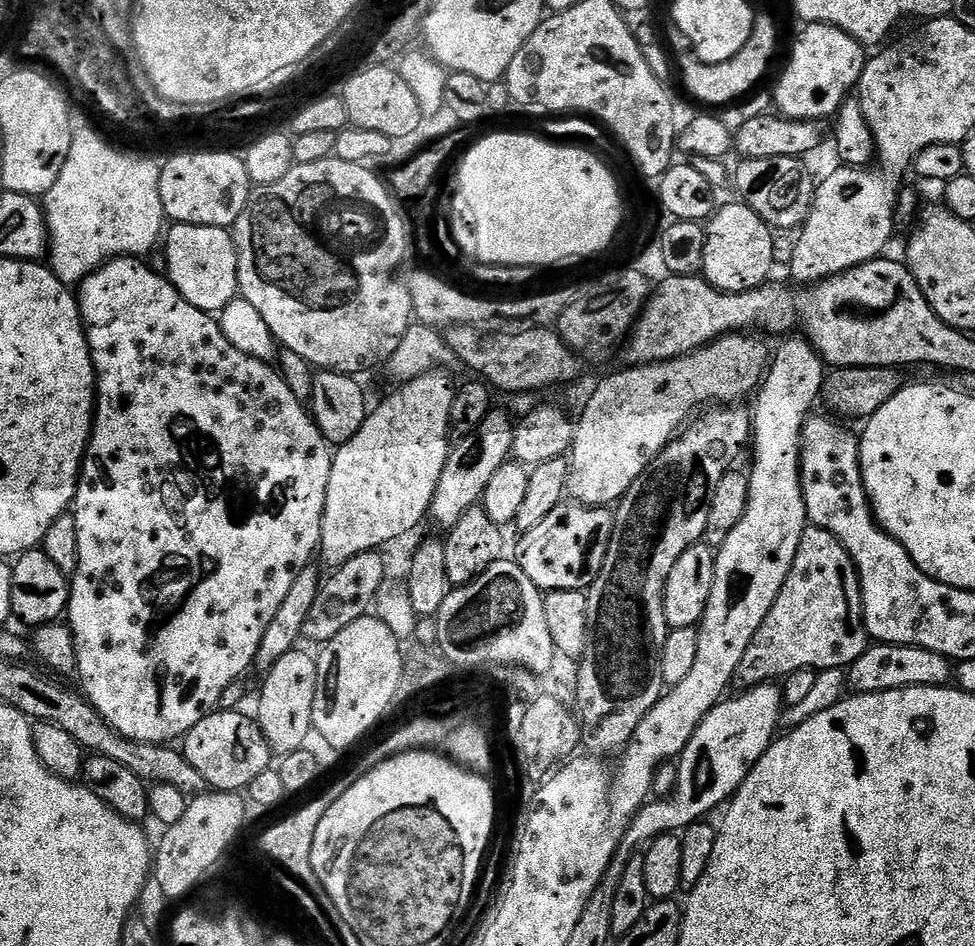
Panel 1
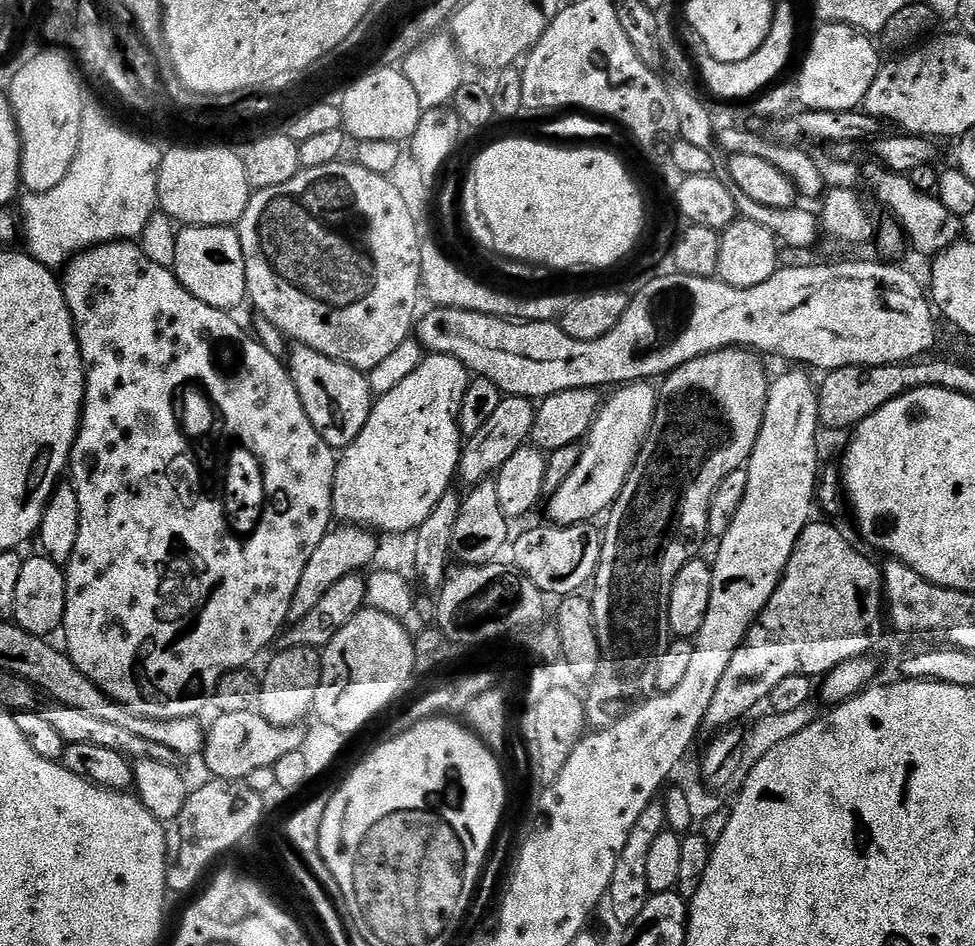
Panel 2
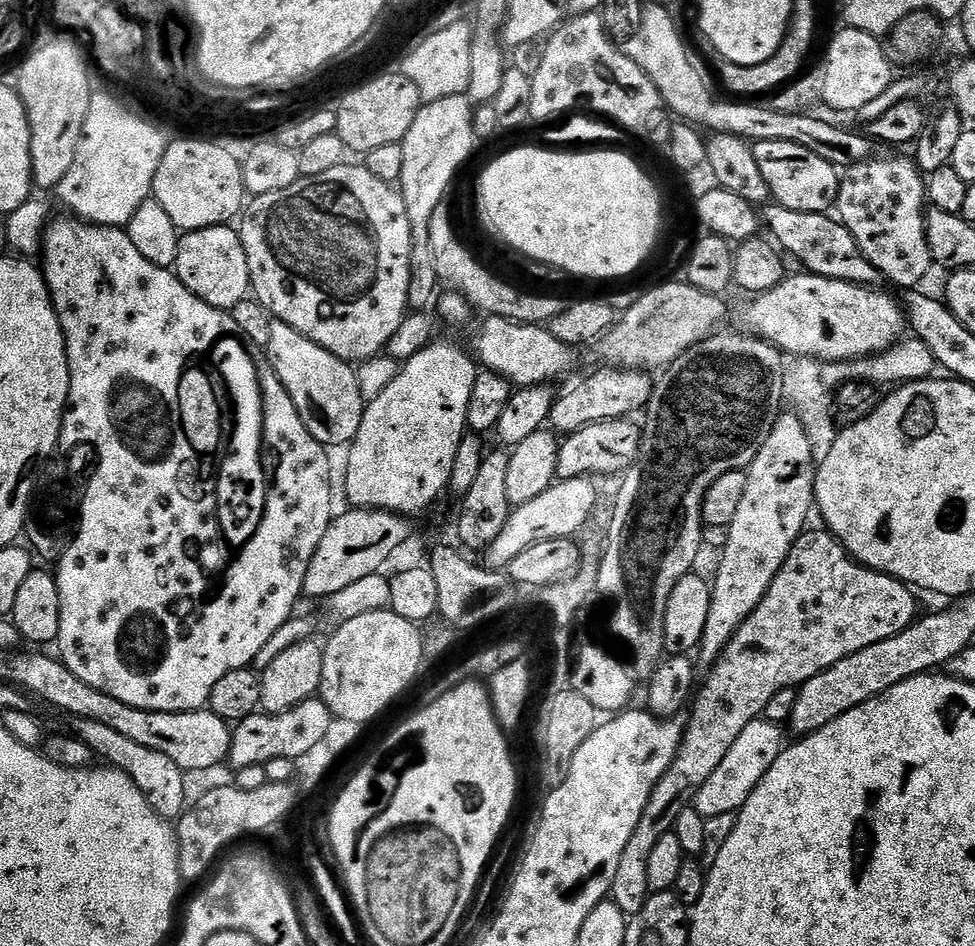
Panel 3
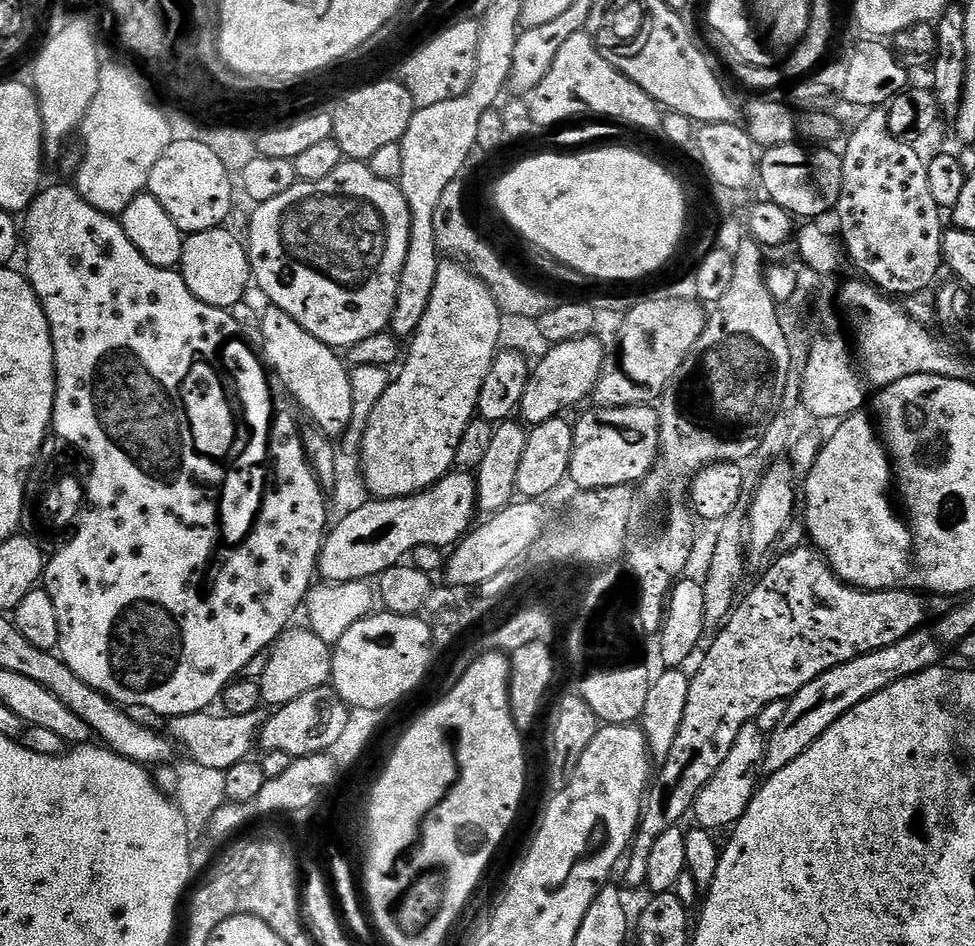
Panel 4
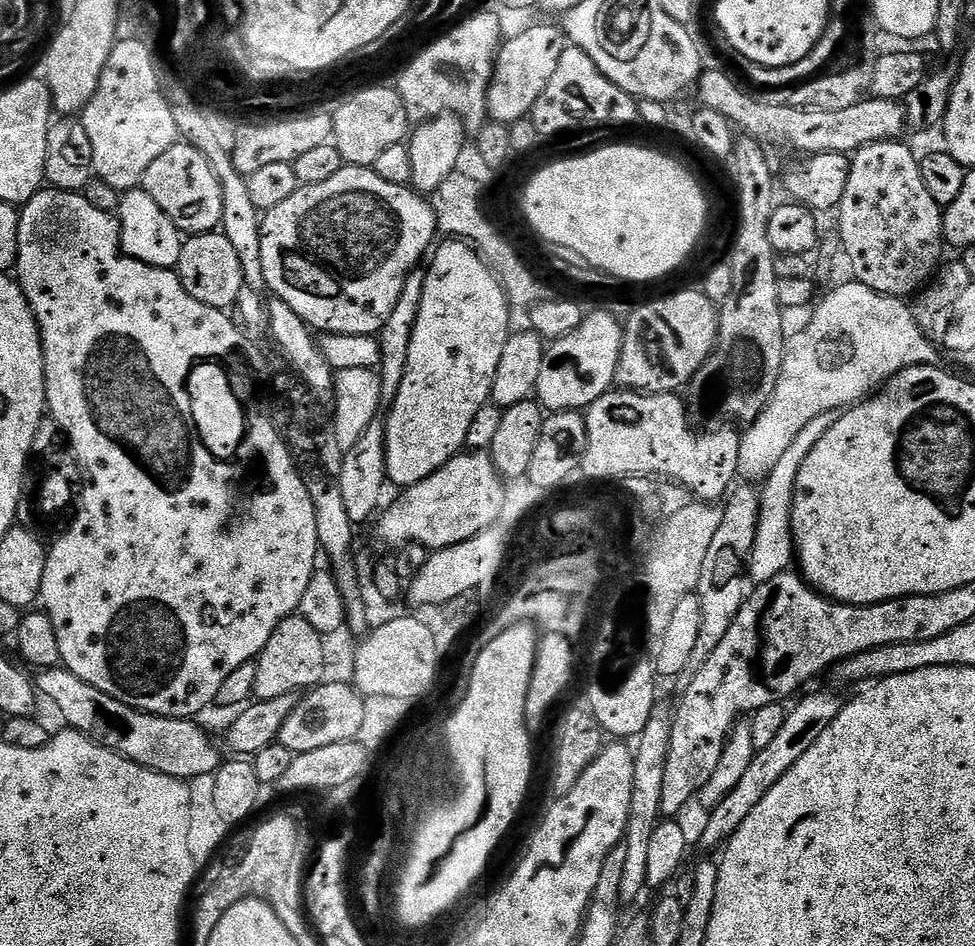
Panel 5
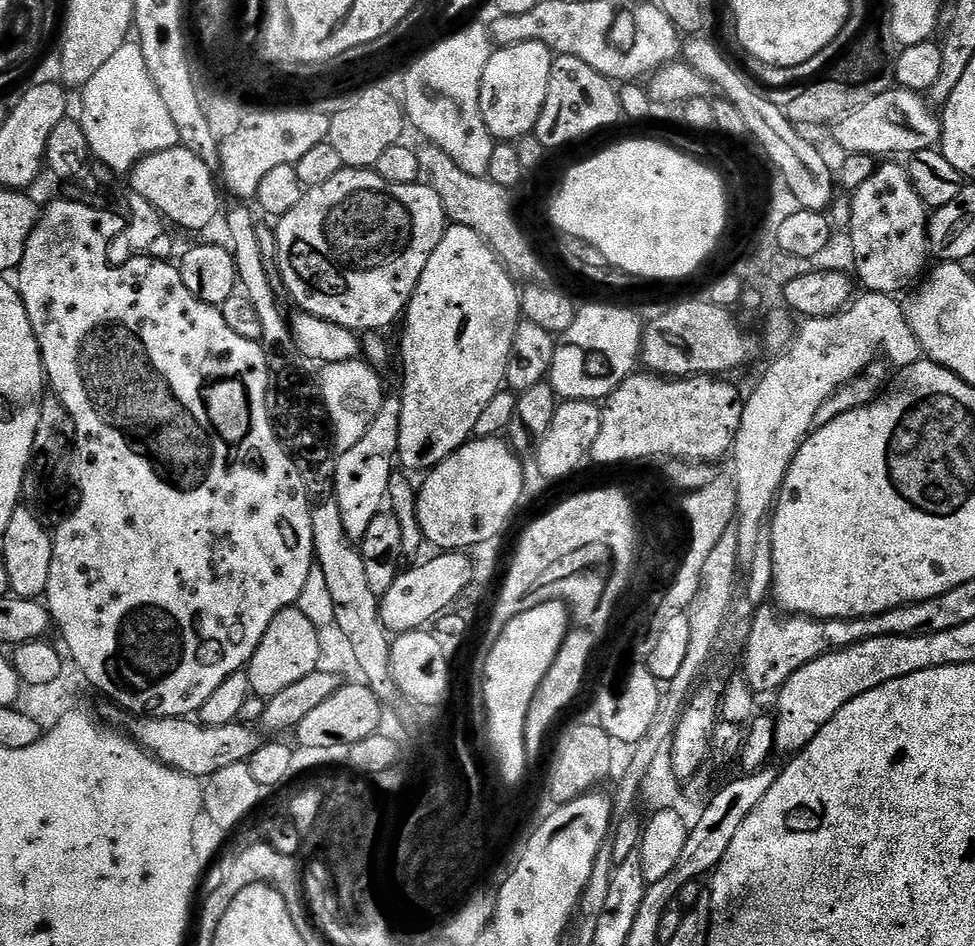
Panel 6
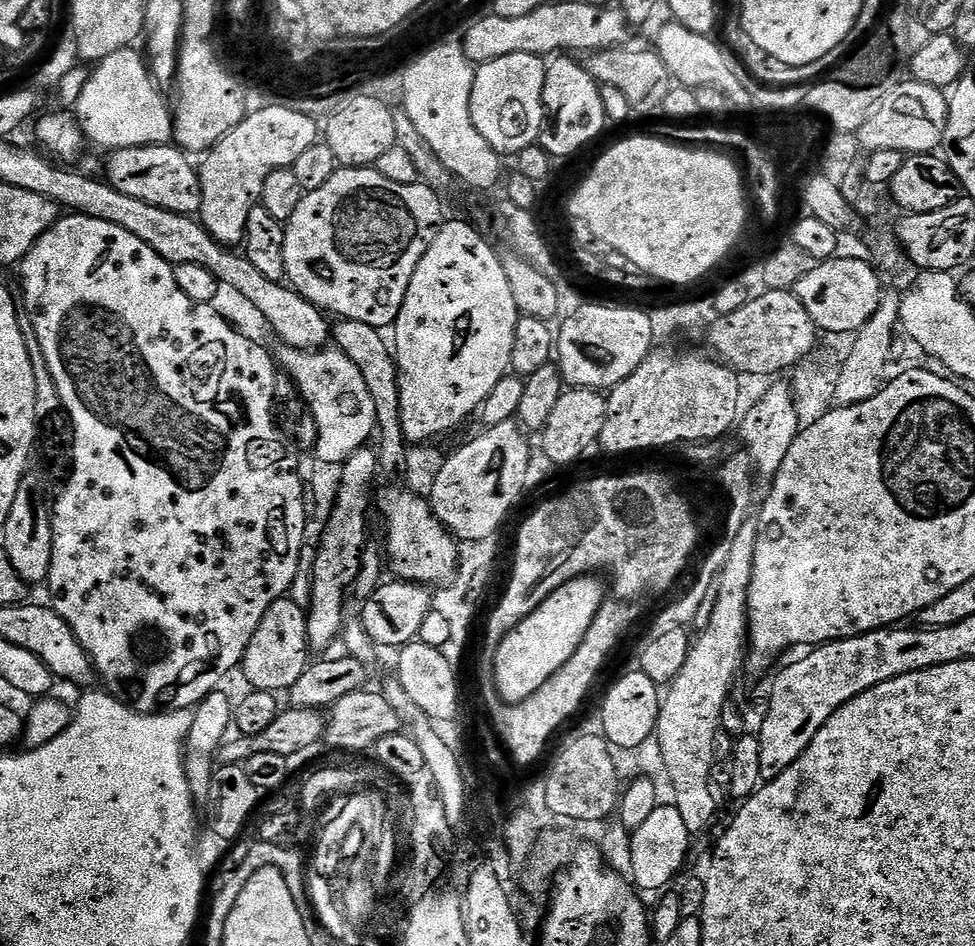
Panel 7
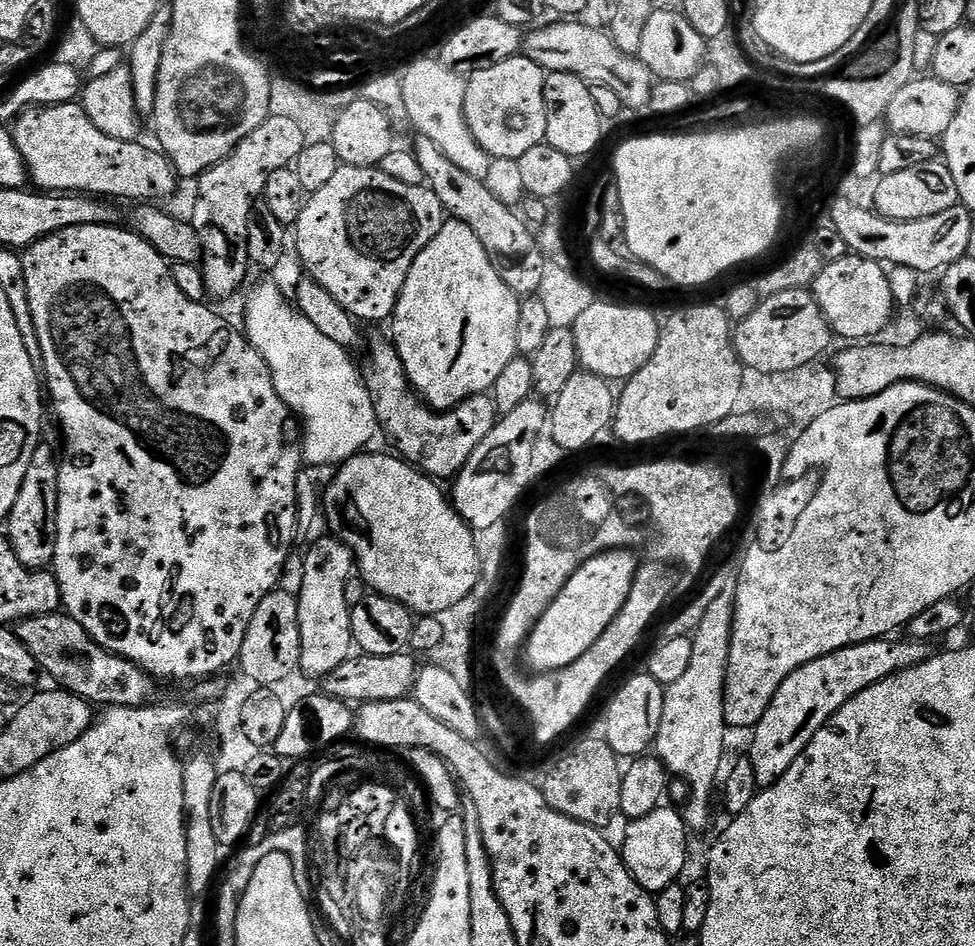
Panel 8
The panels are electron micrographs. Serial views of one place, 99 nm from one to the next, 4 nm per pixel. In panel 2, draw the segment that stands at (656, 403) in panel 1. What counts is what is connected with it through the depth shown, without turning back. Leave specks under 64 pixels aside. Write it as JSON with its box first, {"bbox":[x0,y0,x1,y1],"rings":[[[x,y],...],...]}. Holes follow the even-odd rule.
{"bbox":[547,382,657,524],"rings":[[[641,382],[639,384],[626,384],[615,389],[612,397],[605,399],[601,403],[600,411],[596,413],[596,420],[592,428],[588,431],[586,439],[583,441],[583,451],[580,453],[580,461],[570,470],[570,478],[562,482],[562,486],[554,493],[551,493],[548,504],[547,519],[553,524],[583,524],[595,521],[596,515],[607,513],[612,507],[612,503],[618,498],[622,486],[628,481],[628,475],[632,473],[632,466],[636,462],[636,455],[640,453],[640,448],[644,445],[644,439],[648,436],[648,431],[654,420],[656,413],[657,389],[651,383]]]}

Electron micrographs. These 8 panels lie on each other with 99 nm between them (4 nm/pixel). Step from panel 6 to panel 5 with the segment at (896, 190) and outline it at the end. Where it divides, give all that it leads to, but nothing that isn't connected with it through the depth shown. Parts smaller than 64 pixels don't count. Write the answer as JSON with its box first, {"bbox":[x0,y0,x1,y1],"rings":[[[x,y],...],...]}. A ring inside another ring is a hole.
{"bbox":[836,141,943,297],"rings":[[[884,141],[864,146],[851,157],[850,176],[836,209],[840,246],[850,255],[856,279],[887,296],[907,297],[927,283],[941,261],[943,209],[934,201],[922,180],[919,159],[901,141]]]}

